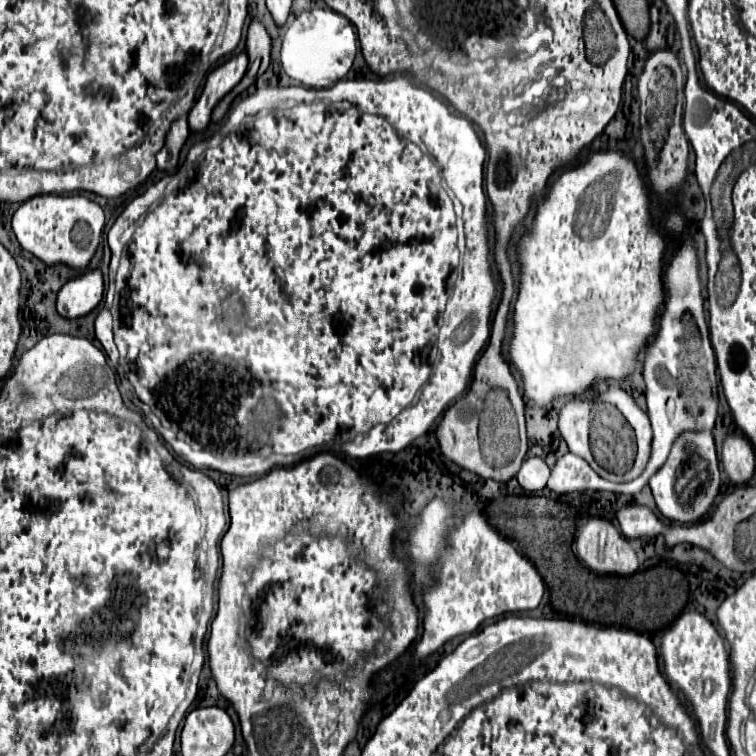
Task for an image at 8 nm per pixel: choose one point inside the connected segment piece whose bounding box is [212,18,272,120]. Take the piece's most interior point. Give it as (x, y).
(258, 43)

